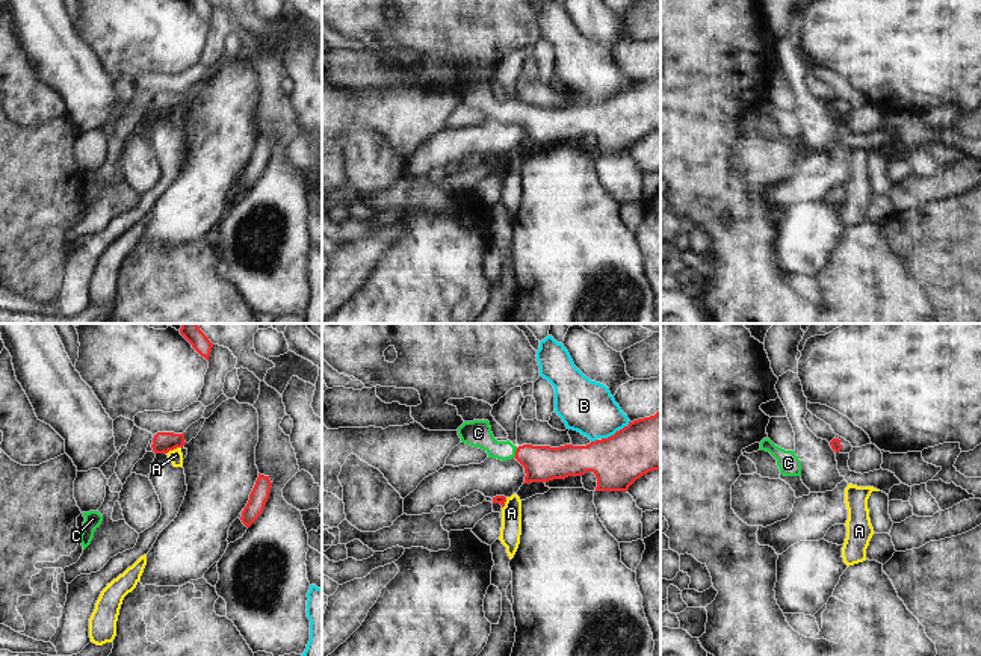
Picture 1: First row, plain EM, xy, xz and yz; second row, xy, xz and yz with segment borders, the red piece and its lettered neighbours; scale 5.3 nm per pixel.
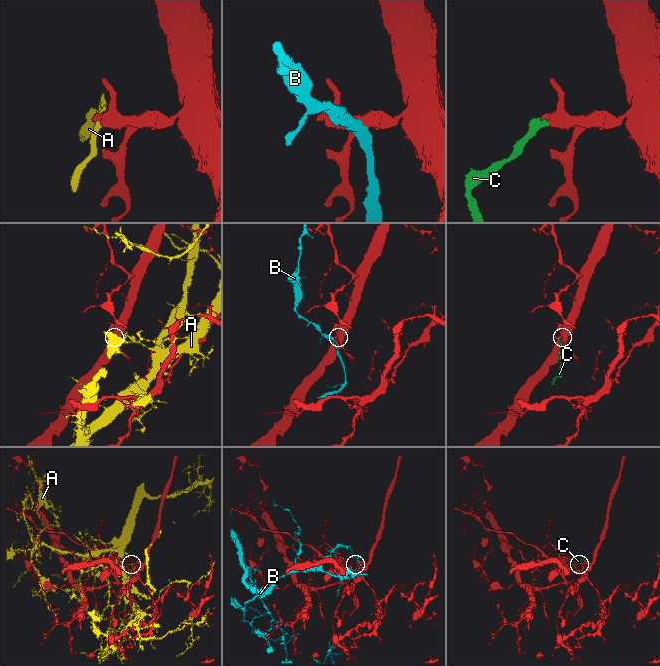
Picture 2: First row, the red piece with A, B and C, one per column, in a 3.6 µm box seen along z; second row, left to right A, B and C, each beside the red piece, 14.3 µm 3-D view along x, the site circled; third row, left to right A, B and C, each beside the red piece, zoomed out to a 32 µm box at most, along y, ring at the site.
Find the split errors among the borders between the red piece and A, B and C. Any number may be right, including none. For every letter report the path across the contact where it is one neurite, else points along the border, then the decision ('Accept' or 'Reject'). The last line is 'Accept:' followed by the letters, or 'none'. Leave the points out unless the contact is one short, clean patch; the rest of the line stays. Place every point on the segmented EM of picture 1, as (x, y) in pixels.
A: Reject
B: Boundary: xz (629, 420), (602, 439). Reject
C: Path across: xz (541, 463), (516, 452), (495, 449), (478, 433). Accept
Accept: C

